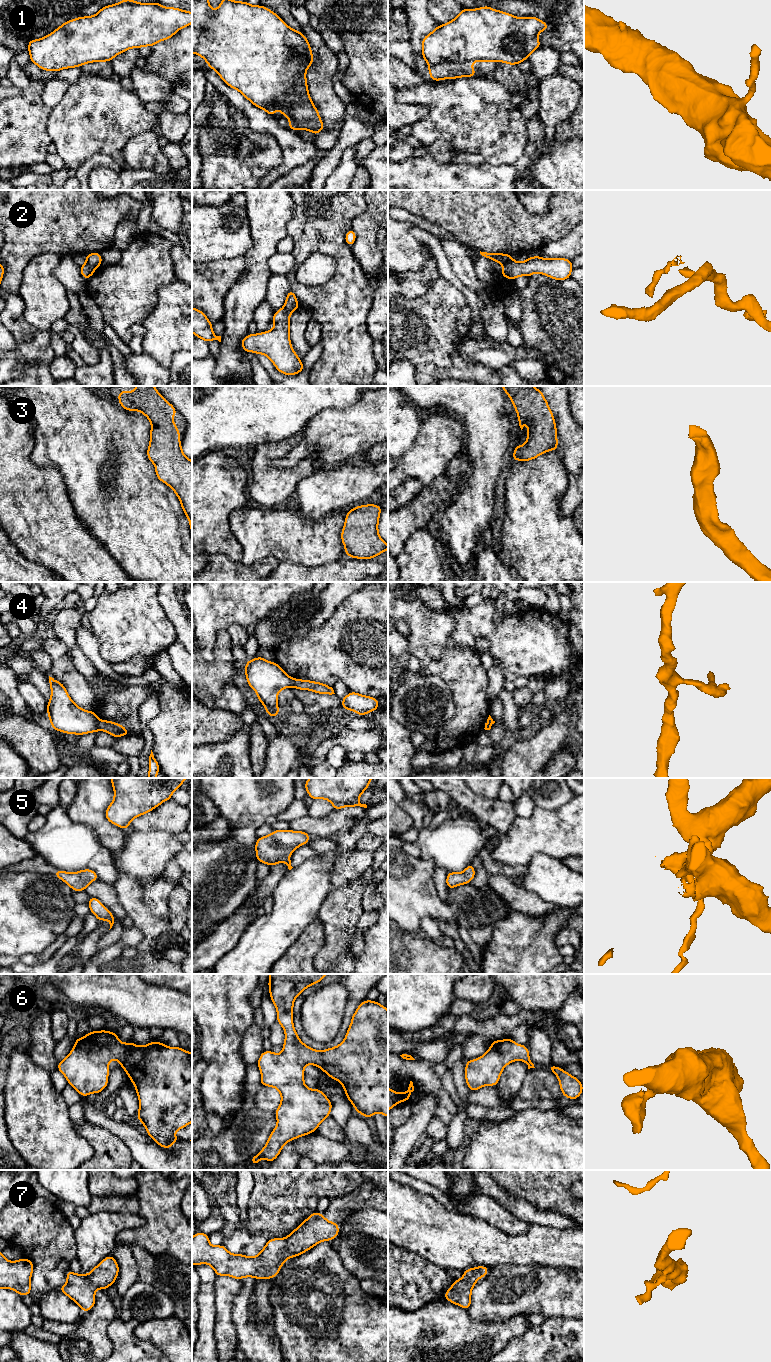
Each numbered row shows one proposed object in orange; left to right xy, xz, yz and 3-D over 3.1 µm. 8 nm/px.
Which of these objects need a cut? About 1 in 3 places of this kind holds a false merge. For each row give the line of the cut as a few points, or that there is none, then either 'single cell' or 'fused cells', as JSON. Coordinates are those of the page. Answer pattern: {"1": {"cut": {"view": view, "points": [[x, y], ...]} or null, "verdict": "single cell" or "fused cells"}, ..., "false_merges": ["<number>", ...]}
{"1": {"cut": {"view": "xz", "points": [[300, 78], [295, 88], [296, 99]]}, "verdict": "fused cells"}, "2": {"cut": {"view": "xy", "points": [[86, 261], [95, 268]]}, "verdict": "fused cells"}, "3": {"cut": null, "verdict": "single cell"}, "4": {"cut": {"view": "xy", "points": [[99, 720], [98, 729]]}, "verdict": "fused cells"}, "5": {"cut": null, "verdict": "single cell"}, "6": {"cut": null, "verdict": "single cell"}, "7": {"cut": null, "verdict": "single cell"}, "false_merges": ["1", "2", "4"]}

